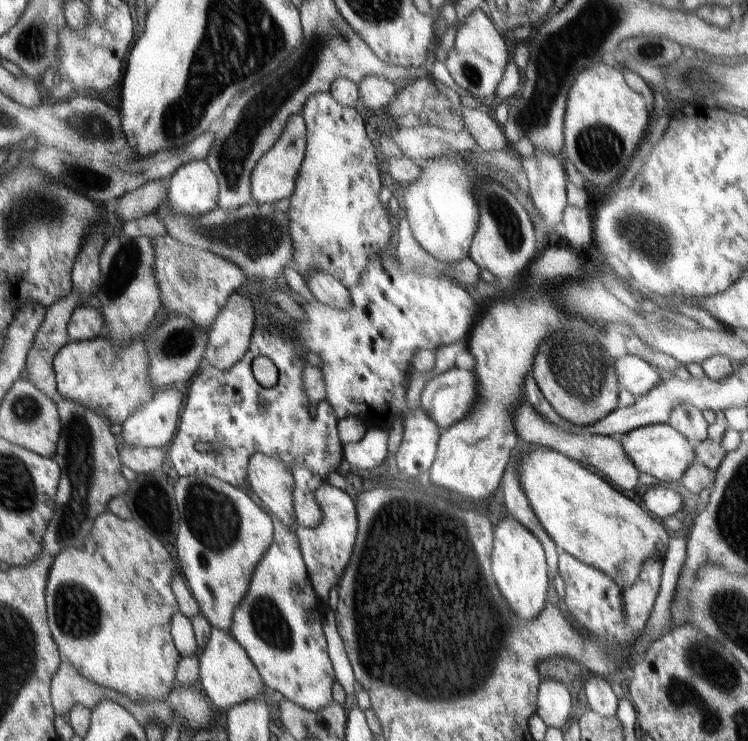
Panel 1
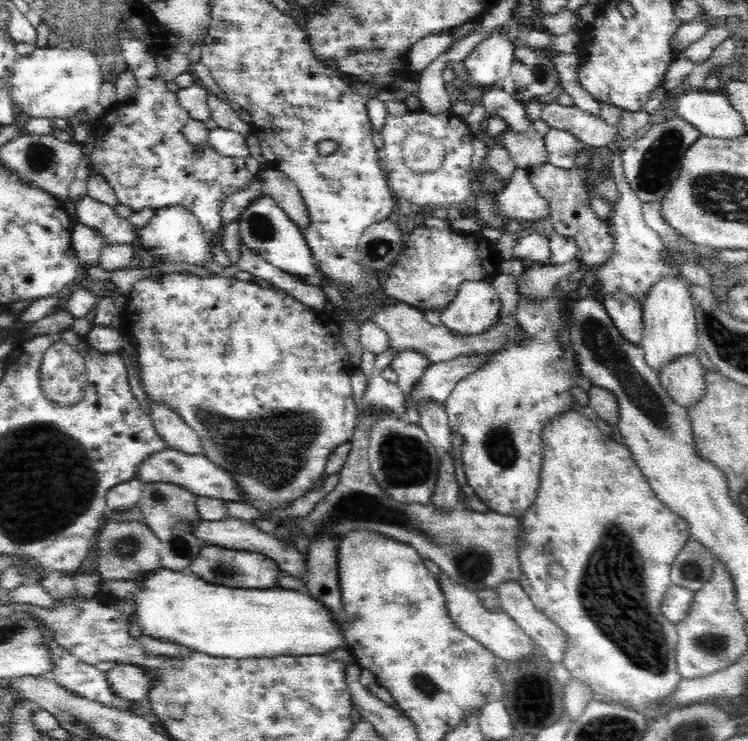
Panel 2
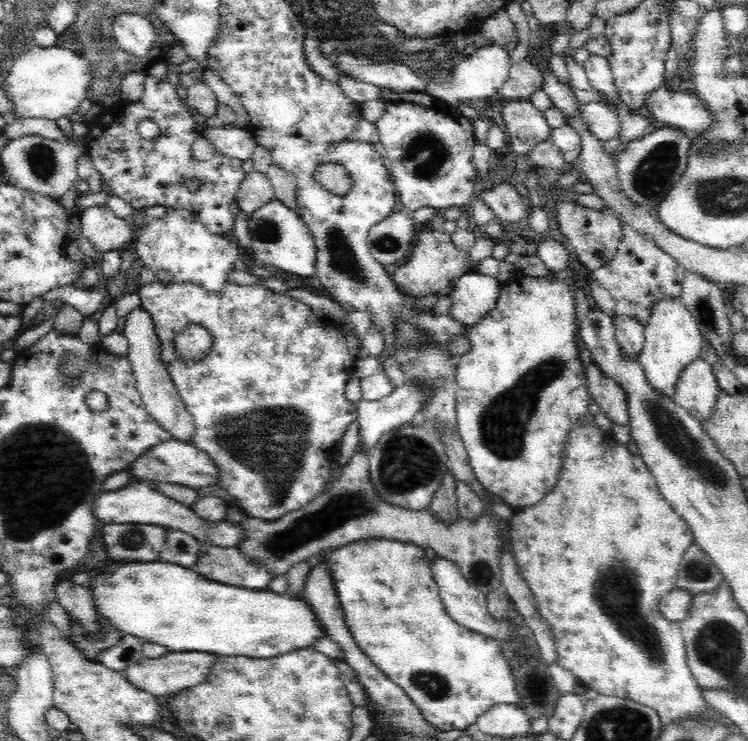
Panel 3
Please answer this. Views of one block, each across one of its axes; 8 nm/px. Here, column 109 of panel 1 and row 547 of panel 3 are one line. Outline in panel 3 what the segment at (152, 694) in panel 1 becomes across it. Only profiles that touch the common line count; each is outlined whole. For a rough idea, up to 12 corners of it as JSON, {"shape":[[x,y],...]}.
{"shape":[[584,421],[510,519],[559,663],[664,725],[723,719],[659,603],[695,542]]}

